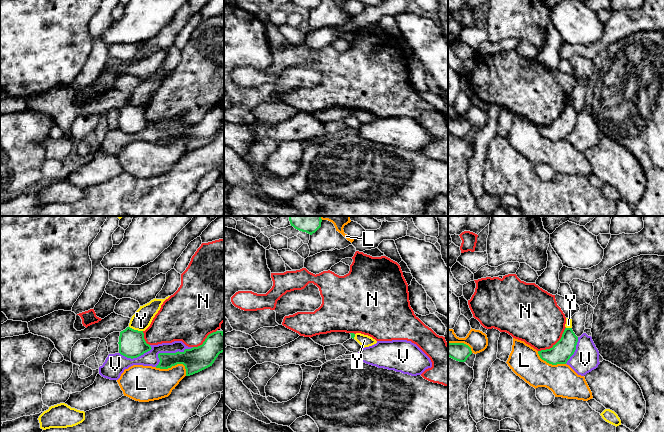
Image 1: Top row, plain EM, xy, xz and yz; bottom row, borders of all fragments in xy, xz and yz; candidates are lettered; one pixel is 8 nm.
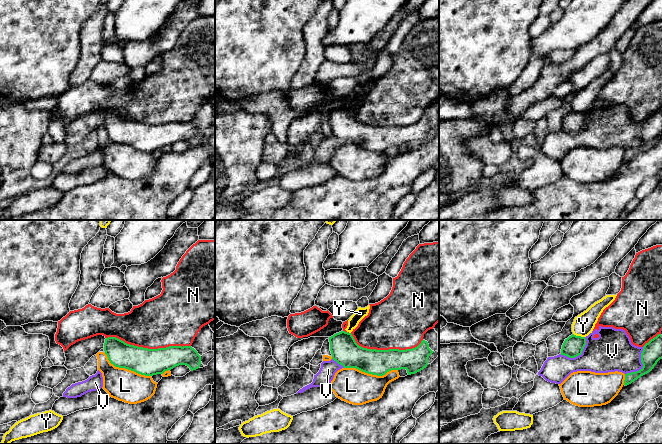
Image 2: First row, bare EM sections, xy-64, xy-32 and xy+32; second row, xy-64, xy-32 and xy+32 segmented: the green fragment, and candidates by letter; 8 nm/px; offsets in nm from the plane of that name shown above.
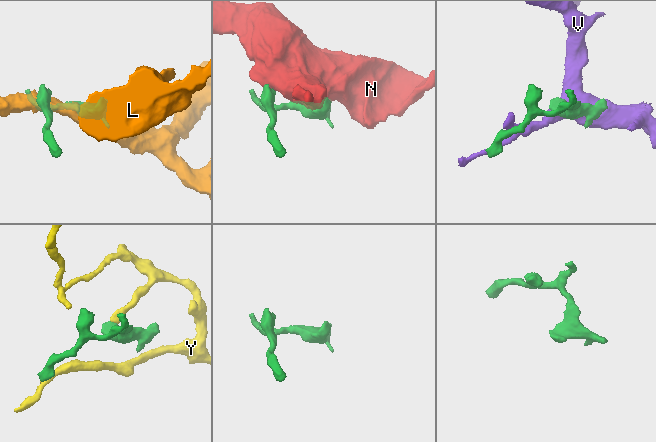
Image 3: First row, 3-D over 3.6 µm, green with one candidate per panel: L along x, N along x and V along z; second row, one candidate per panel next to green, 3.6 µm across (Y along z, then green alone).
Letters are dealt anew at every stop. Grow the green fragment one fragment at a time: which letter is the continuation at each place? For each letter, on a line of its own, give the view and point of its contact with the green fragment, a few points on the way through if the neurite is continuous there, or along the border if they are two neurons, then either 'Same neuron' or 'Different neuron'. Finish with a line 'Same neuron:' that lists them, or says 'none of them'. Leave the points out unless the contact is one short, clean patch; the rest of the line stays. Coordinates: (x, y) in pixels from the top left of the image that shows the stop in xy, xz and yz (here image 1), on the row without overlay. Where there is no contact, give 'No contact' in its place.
L: Touches green at xy (174, 141). Different neuron
N: Touches green at yz (555, 120). Different neuron
V: Touches green at xy (169, 129). Different neuron
Y: Touches green at xy (136, 106). Boundary: xy (129, 102), (142, 107). Different neuron
Same neuron: none of them

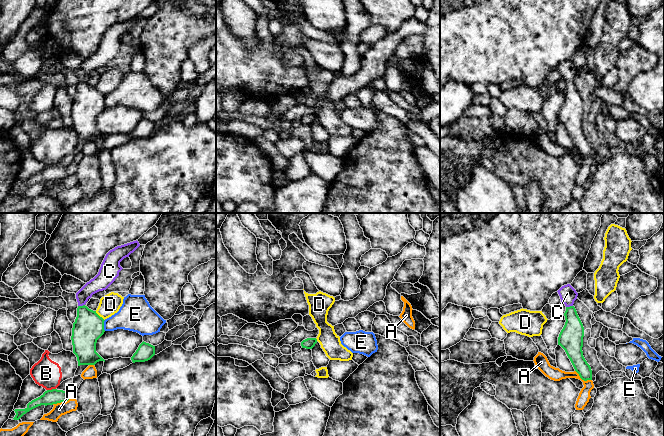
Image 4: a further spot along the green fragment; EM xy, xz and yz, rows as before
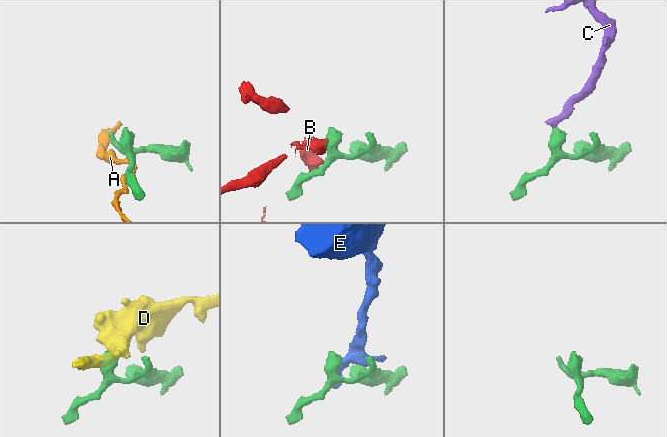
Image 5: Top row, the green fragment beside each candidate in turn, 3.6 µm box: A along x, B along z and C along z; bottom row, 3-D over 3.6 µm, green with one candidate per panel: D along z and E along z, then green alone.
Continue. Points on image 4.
A: Touches green at yz (582, 155). Different neuron
B: Touches green at xy (52, 165). Boundary: xy (55, 164), (47, 166). Different neuron
C: Touches green at xy (81, 82). Path across: xy (88, 103), (88, 98), (81, 82), (81, 75), (100, 58). Same neuron
D: Touches green at xy (99, 92). Boundary: xy (95, 87), (104, 96). Different neuron
E: Touches green at xy (103, 101). Boundary: xy (105, 96), (104, 106). Different neuron
Same neuron: C

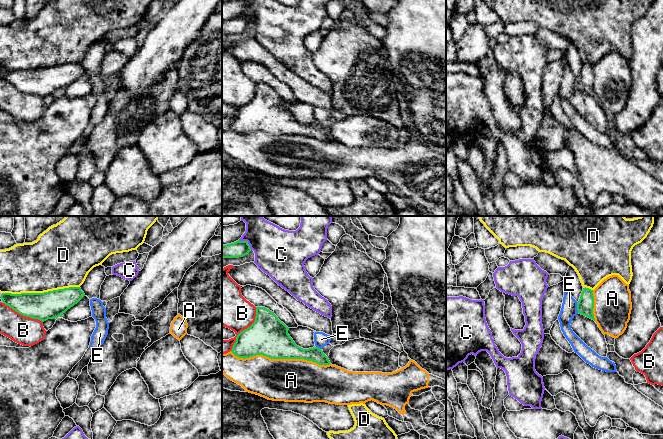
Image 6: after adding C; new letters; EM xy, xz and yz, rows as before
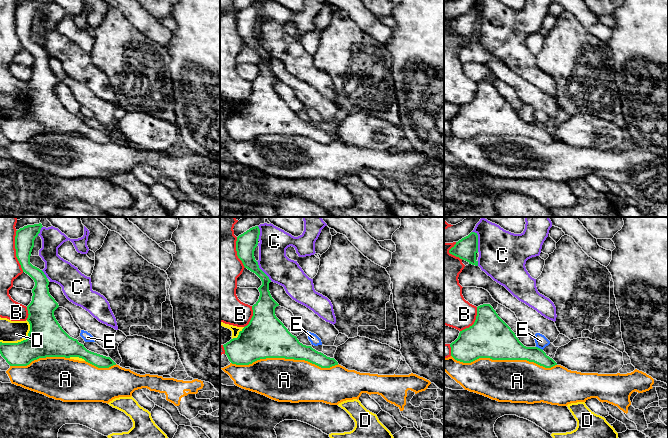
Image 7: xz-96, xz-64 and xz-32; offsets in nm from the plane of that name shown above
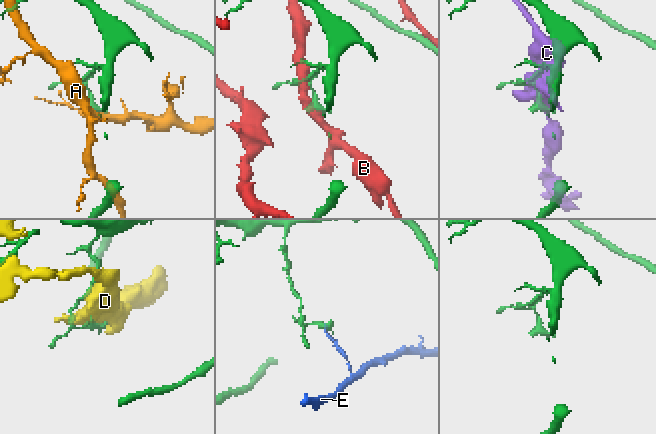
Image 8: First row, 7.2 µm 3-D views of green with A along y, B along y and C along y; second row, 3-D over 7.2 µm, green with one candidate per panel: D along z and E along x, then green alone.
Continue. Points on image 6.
A: Touches green at xz (280, 134). Different neuron
B: Touches green at xz (245, 105). Different neuron
C: Touches green at xz (247, 18). Different neuron
D: Touches green at xy (40, 69). Different neuron
E: Touches green at yz (577, 83). Different neuron
Same neuron: none of them

